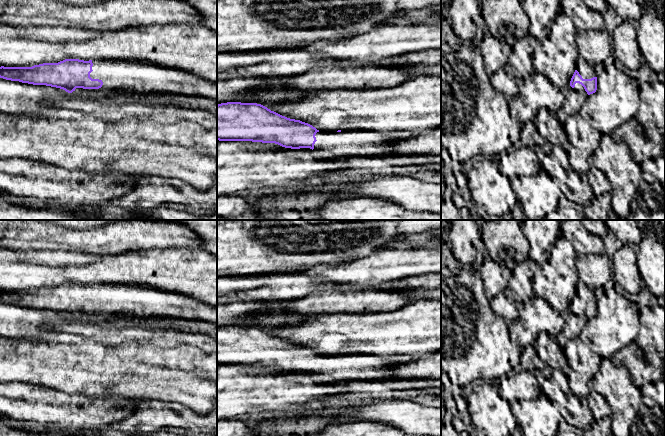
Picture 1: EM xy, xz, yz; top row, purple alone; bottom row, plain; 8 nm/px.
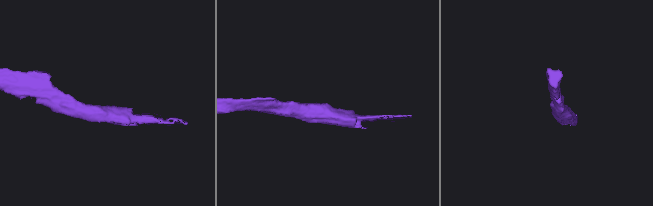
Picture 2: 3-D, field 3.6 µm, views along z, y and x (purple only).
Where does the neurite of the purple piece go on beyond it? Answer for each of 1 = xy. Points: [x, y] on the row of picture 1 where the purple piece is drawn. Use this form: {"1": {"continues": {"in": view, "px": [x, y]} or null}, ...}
{"1": {"continues": {"in": "xy", "px": [128, 75]}}}

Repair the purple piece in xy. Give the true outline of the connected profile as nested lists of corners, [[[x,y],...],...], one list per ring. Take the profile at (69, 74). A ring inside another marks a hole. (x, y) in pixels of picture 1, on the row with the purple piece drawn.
[[[65,59],[32,67],[0,67],[0,78],[46,85],[72,93],[76,88],[138,94],[204,96],[217,100],[217,83],[195,73],[135,59]]]

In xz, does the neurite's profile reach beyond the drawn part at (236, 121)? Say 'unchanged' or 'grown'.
grown

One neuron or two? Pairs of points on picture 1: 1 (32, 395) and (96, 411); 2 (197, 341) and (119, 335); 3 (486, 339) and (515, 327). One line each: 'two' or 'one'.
1: one
2: one
3: two

